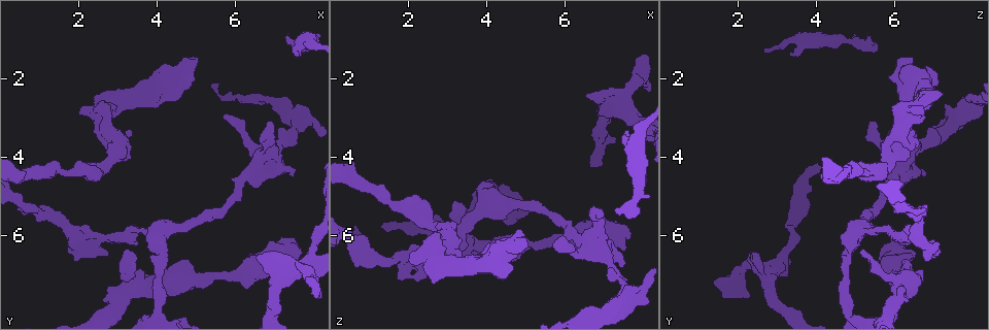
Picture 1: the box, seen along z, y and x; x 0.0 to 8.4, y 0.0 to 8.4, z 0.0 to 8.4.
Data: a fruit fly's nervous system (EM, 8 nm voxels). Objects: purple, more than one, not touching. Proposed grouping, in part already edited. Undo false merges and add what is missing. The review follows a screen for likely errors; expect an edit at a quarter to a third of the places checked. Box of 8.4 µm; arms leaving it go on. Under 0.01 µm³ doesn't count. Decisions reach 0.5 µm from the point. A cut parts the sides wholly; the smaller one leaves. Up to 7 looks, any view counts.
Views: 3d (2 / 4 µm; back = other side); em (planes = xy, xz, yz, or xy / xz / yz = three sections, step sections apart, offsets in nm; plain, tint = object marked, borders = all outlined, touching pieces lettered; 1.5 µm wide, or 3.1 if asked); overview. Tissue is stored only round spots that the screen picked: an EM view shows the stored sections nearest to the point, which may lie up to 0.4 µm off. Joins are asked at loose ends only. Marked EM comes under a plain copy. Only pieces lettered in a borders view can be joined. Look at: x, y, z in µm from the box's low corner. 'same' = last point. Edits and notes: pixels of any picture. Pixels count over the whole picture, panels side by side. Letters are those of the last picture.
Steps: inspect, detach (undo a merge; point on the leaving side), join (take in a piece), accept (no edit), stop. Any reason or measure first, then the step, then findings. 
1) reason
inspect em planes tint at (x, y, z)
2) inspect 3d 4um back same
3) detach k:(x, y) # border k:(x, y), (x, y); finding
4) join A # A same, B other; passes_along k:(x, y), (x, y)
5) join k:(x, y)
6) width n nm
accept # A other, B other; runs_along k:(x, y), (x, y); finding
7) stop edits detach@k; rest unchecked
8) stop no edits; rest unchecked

free end
inspect em planes borders at (3.20, 6.40, 5.15)

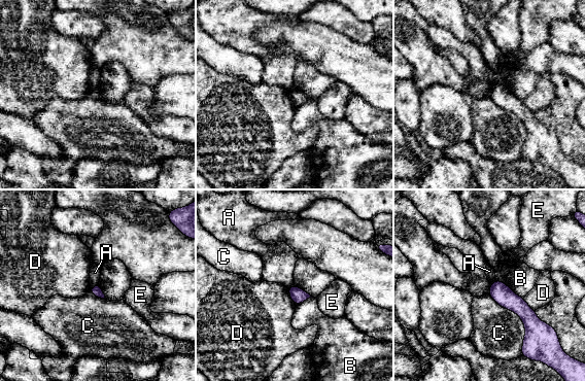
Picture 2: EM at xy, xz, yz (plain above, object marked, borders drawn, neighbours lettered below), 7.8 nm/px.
longest_contact C 550 nm
accept # A other, B other, C other, D other, E other; border 2:(98, 283), (90, 288); no lettered piece goes on from it

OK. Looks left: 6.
thin neck
inspect em planes borders at (1.50, 4.40, 5.15)

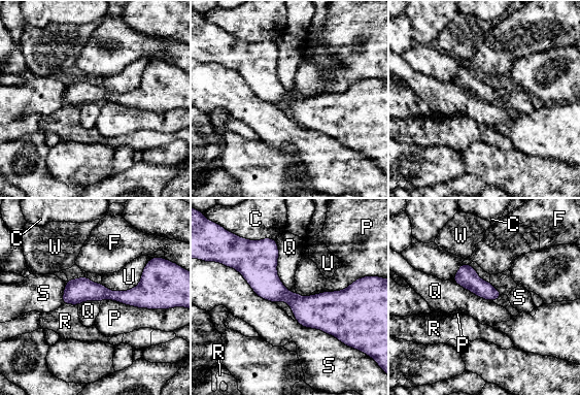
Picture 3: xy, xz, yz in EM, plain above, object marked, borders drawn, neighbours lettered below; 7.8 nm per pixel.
accept # C other, F other, P other, Q other, R other, S other, U other, W other; border 3:(276, 240), (277, 276), (296, 293); all the same cell

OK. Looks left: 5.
three-way junction
inspect 3d 4um back at (7.55, 3.10, 7.50)

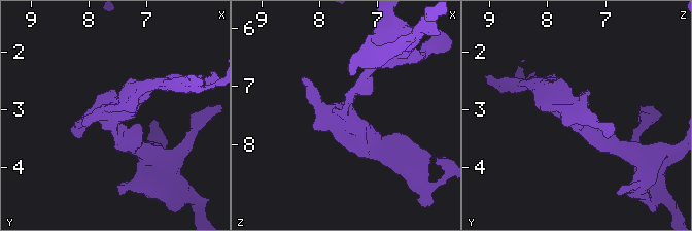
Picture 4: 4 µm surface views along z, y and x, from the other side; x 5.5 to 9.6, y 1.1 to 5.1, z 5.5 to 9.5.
inspect em planes borders at (7.55, 3.20, 7.45)

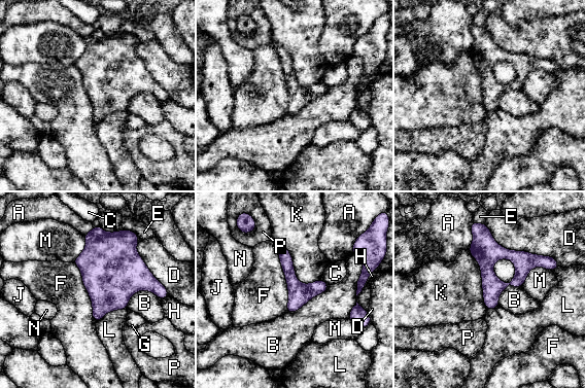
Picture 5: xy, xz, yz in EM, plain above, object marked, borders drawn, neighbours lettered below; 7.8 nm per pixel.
longest_contact D 600 nm
accept # A other, B other, C other, D other, E other, F other, G other, H other, J other, K other, L other, M other, N other, P other; border 5:(273, 240), (302, 283), (320, 279); one cell here

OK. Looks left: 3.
stop no edits; rest unchecked

